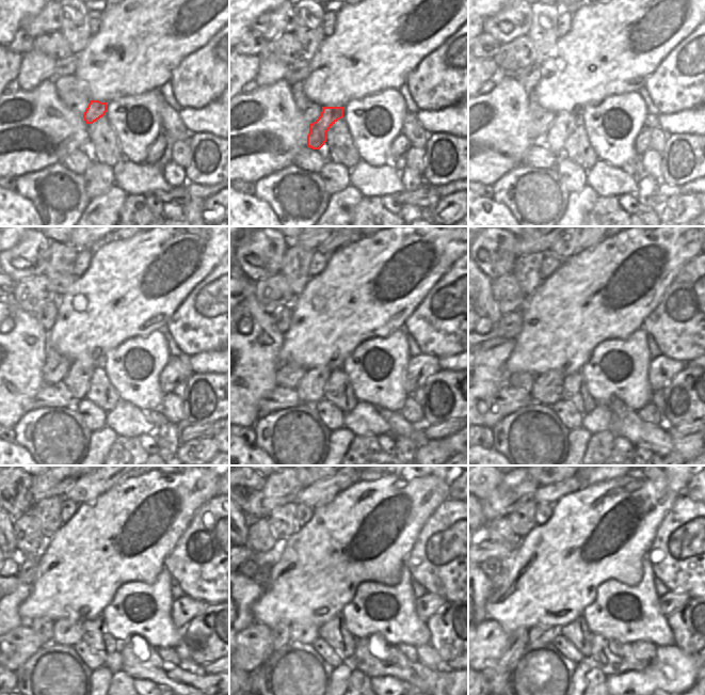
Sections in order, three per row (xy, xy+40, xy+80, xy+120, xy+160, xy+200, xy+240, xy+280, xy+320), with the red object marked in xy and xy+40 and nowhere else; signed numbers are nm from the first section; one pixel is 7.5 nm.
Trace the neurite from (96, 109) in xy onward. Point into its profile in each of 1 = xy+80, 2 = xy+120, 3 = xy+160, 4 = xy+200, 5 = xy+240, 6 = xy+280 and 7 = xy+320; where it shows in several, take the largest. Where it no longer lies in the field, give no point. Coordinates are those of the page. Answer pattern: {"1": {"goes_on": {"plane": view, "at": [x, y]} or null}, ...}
{"1": {"goes_on": {"plane": "xy+80", "at": [565, 122]}}, "2": {"goes_on": {"plane": "xy+120", "at": [77, 380]}}, "3": {"goes_on": {"plane": "xy+160", "at": [310, 389]}}, "4": {"goes_on": {"plane": "xy+200", "at": [547, 388]}}, "5": {"goes_on": {"plane": "xy+240", "at": [65, 631]}}, "6": {"goes_on": {"plane": "xy+280", "at": [300, 632]}}, "7": {"goes_on": {"plane": "xy+320", "at": [541, 634]}}}

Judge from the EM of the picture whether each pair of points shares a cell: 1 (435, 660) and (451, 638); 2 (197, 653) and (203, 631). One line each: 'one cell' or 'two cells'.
1: two cells
2: one cell

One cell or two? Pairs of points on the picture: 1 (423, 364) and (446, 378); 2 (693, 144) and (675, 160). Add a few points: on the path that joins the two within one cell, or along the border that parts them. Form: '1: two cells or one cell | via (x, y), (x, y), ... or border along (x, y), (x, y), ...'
1: two cells | border along (442, 369), (432, 374), (423, 385)
2: one cell | via (689, 148), (679, 158)

